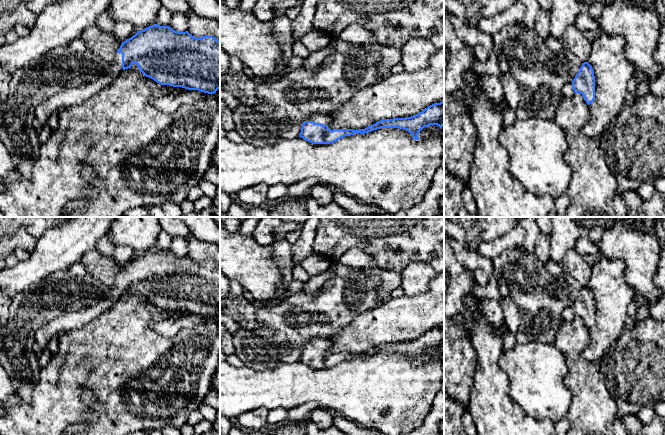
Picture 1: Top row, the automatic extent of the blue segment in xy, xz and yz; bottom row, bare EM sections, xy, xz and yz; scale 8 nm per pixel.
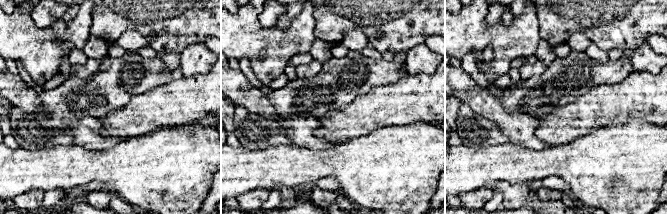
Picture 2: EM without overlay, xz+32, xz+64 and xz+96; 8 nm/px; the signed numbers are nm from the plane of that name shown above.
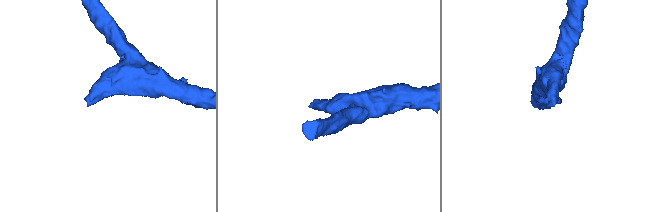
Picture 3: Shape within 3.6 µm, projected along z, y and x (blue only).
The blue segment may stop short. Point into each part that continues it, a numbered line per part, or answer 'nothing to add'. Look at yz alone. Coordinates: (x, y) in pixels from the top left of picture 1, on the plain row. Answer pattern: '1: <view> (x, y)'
1: yz (567, 315)

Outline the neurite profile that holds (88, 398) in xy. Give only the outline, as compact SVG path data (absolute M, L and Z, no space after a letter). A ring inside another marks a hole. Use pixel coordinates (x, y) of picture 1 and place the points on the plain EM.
M84 390L82 392L81 401L87 406L91 407L96 402L95 395L90 390Z

